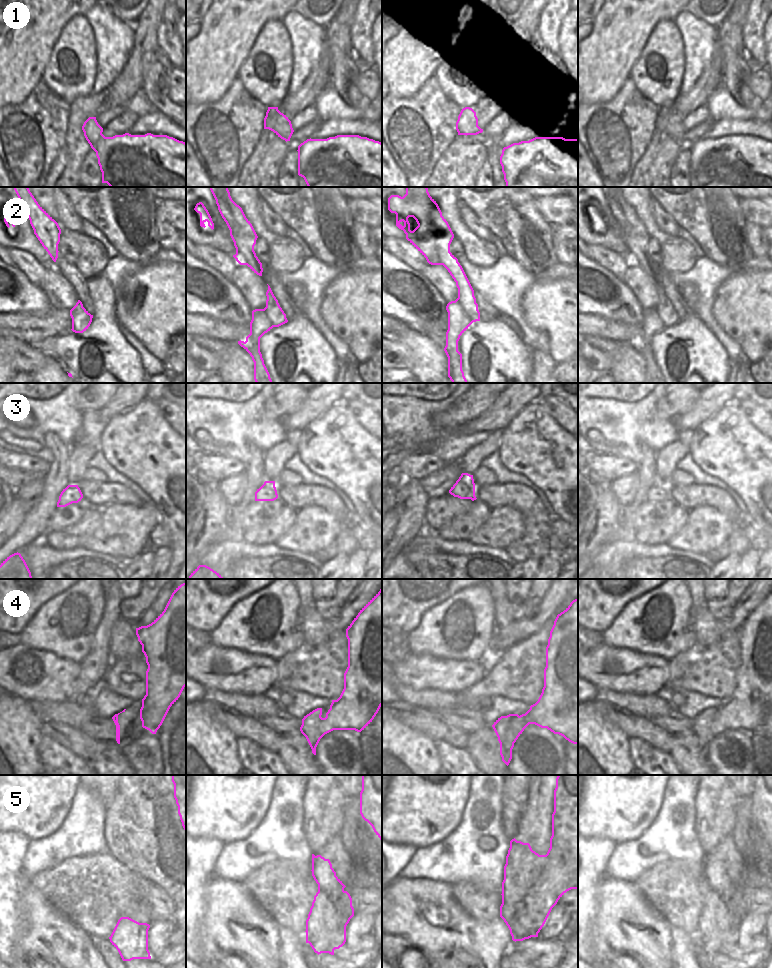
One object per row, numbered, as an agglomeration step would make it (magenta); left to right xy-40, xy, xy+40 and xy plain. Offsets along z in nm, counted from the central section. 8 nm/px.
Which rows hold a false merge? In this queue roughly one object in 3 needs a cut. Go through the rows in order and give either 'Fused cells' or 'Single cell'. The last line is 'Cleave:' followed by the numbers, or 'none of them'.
1: Single cell
2: Fused cells
3: Fused cells
4: Single cell
5: Fused cells
Cleave: 2, 3, 5.

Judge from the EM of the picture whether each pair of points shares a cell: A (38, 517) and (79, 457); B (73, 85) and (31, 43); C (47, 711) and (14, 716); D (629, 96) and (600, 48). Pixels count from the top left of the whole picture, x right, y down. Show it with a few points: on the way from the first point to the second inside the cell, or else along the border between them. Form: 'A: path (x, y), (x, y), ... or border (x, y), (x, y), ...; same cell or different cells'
A: border (69, 452), (68, 484); different cells
B: border (57, 38), (41, 78); different cells
C: border (29, 702), (33, 711), (41, 720); different cells
D: border (629, 76), (620, 90), (607, 102); different cells

